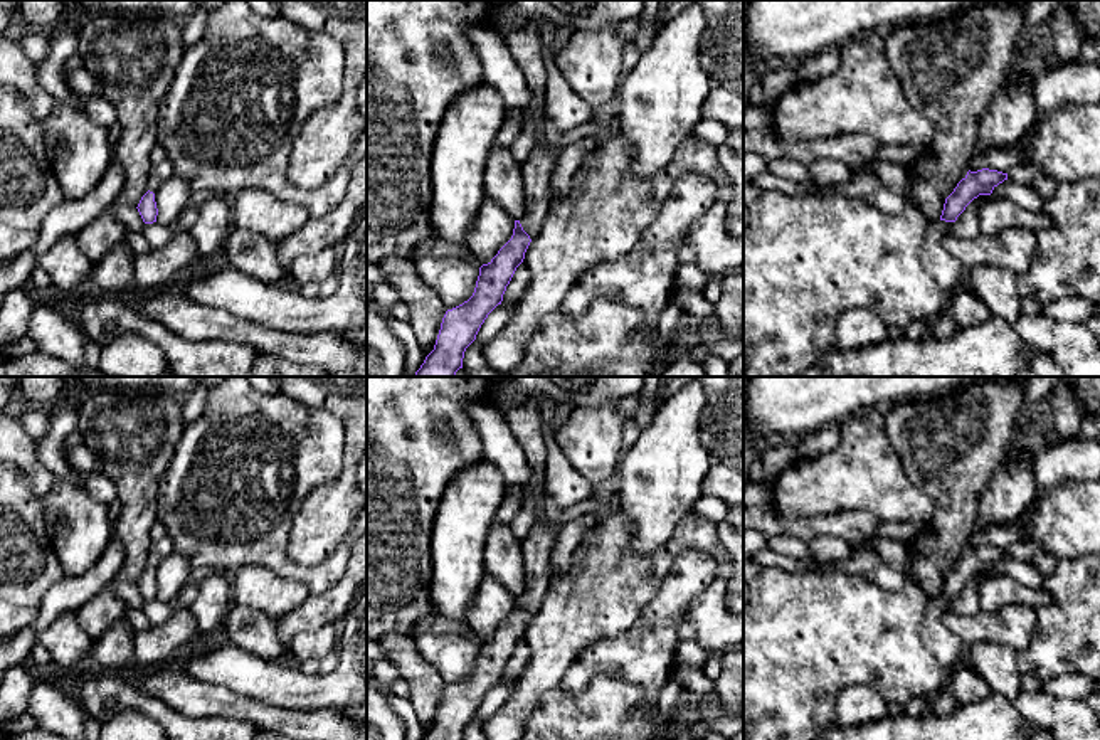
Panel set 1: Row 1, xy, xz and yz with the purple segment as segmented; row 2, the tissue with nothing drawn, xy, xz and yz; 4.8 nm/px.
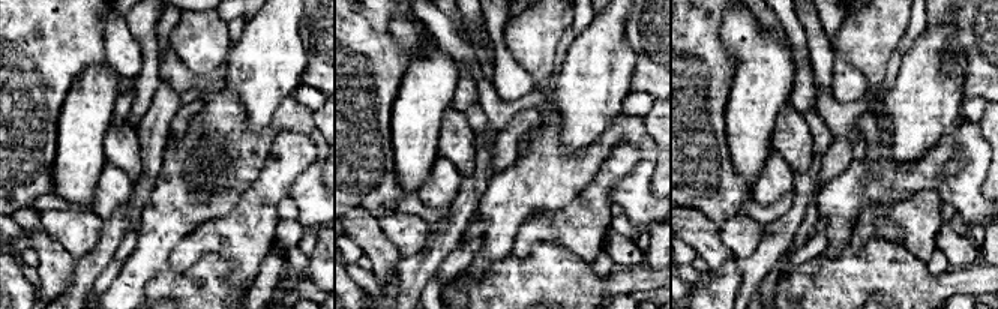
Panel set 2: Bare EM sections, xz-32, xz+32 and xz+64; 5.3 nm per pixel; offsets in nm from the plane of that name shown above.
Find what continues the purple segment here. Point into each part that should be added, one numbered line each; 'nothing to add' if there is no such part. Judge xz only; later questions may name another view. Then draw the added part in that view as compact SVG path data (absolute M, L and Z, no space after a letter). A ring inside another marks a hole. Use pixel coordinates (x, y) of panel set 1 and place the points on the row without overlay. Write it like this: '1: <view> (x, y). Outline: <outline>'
1: xz (537, 549). Outline: M547 496L543 520L537 521L530 536L521 542L526 589L520 600L530 614L540 607L550 585L550 553L557 542L557 525L563 511L553 498Z

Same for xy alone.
1: xy (158, 550). Outline: M168 536L151 542L150 552L148 552L148 567L156 568L158 563L168 557L173 552L173 545Z

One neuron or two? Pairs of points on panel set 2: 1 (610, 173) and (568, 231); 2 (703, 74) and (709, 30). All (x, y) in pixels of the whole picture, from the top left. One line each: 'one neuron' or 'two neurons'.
1: one neuron
2: one neuron

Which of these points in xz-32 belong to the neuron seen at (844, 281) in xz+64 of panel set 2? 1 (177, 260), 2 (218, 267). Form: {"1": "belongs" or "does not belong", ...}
{"1": "does not belong", "2": "belongs"}

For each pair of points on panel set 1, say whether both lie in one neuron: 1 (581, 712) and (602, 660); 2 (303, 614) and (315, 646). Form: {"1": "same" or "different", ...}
{"1": "different", "2": "different"}

